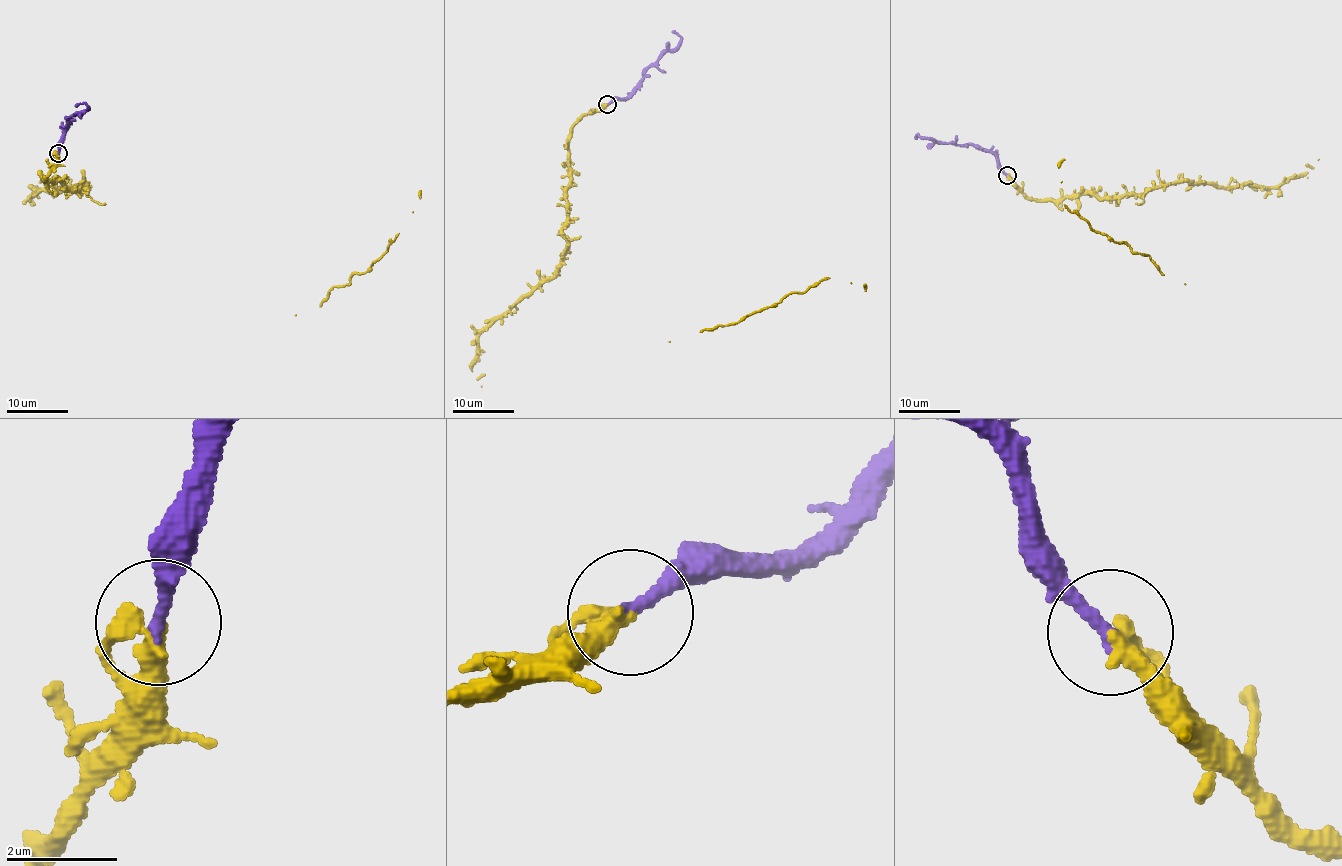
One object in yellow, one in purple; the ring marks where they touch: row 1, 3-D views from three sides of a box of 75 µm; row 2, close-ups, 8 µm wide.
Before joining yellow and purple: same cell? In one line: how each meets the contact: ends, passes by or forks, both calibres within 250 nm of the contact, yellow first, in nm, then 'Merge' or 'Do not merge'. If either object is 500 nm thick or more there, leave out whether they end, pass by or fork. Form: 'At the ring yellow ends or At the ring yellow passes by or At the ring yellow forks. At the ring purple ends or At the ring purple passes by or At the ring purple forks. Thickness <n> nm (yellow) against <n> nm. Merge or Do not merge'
At the ring yellow ends. At the ring purple ends. Thickness 440 nm (yellow) against 240 nm. Merge

